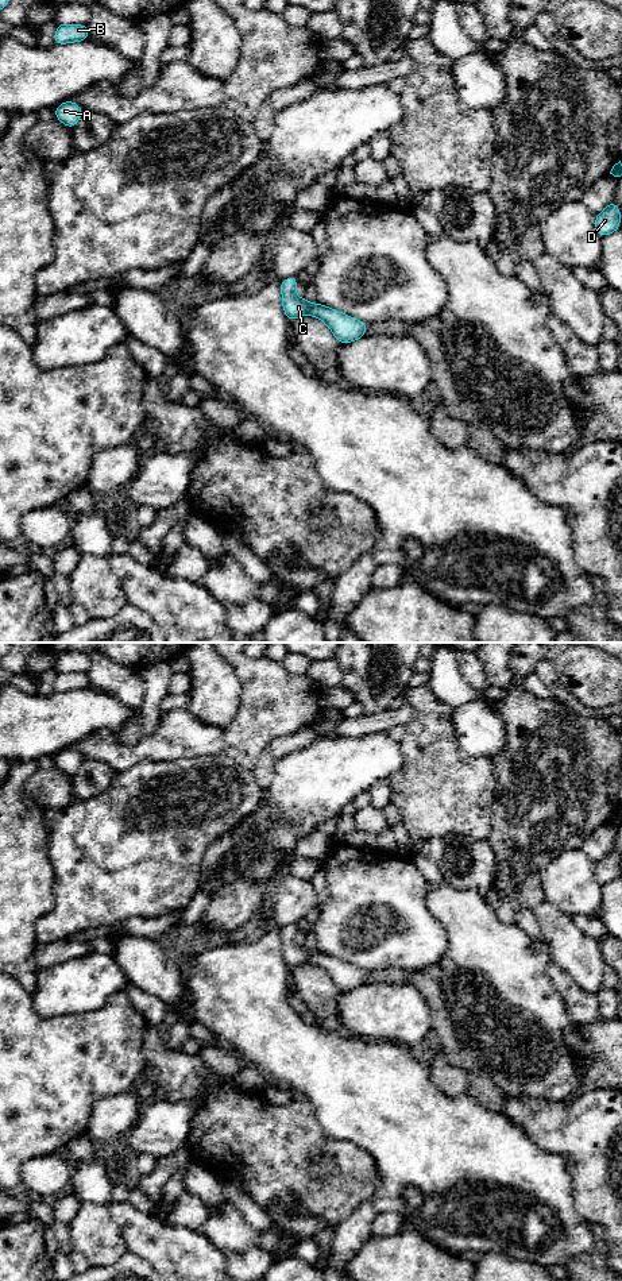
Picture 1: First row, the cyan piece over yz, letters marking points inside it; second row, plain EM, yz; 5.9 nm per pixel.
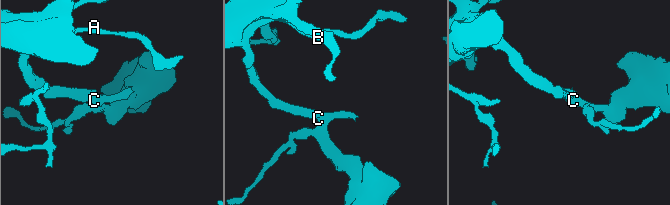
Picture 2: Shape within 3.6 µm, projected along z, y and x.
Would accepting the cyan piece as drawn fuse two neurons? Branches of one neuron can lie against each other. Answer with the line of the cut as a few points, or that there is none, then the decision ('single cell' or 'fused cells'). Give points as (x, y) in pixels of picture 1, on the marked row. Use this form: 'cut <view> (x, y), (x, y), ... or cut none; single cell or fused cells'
cut none; single cell

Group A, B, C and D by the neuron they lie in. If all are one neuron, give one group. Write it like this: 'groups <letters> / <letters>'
groups A B C D

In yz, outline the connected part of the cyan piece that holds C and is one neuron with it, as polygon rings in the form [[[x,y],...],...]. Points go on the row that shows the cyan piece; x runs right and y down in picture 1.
[[[297,275],[281,281],[282,308],[290,323],[304,315],[320,319],[340,344],[348,344],[366,336],[367,324],[364,321],[322,304],[310,304],[306,298],[300,298],[295,294],[297,283]]]

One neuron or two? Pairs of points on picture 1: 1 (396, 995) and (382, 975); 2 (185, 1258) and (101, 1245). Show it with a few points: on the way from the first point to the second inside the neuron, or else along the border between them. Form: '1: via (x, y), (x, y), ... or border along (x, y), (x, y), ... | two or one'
1: border along (410, 983), (366, 984) | two
2: border along (114, 1219), (127, 1250) | two

